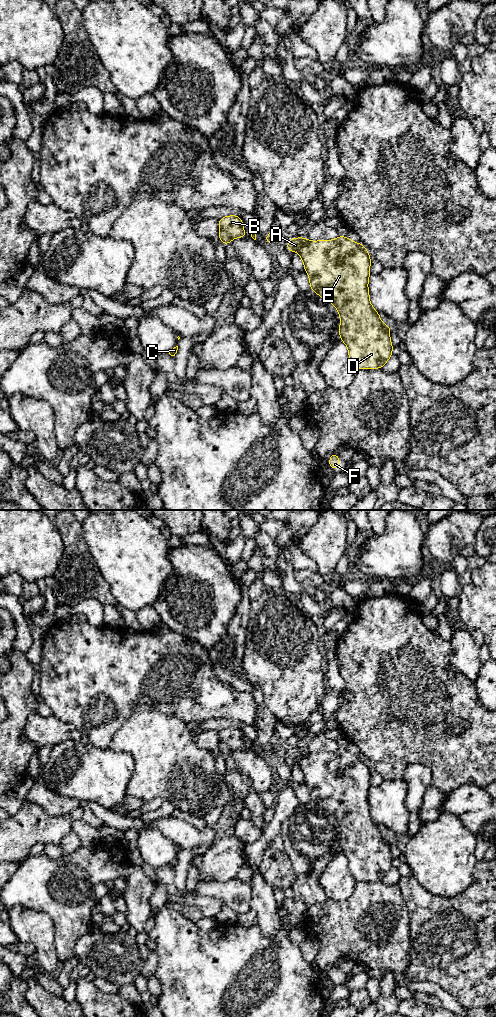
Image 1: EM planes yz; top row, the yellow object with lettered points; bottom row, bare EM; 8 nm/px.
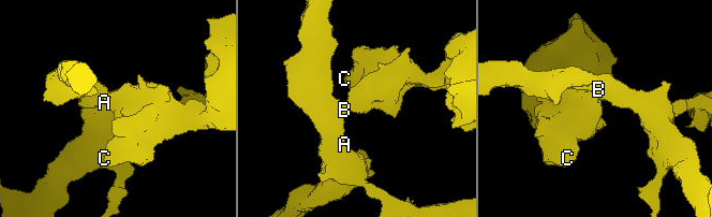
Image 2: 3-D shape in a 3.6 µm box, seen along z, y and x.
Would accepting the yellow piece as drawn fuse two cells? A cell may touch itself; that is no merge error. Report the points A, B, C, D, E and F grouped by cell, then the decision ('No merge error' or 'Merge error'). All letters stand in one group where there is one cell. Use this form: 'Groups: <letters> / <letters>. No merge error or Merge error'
Groups: A B D E F / C. Merge error

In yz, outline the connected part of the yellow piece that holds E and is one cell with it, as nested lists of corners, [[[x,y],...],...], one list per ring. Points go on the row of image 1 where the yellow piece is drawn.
[[[340,236],[334,240],[310,241],[305,237],[291,238],[286,245],[297,252],[309,276],[310,289],[323,300],[332,303],[340,315],[340,341],[348,348],[348,356],[356,369],[381,369],[393,355],[390,326],[384,325],[370,303],[368,282],[371,257],[362,243]]]

